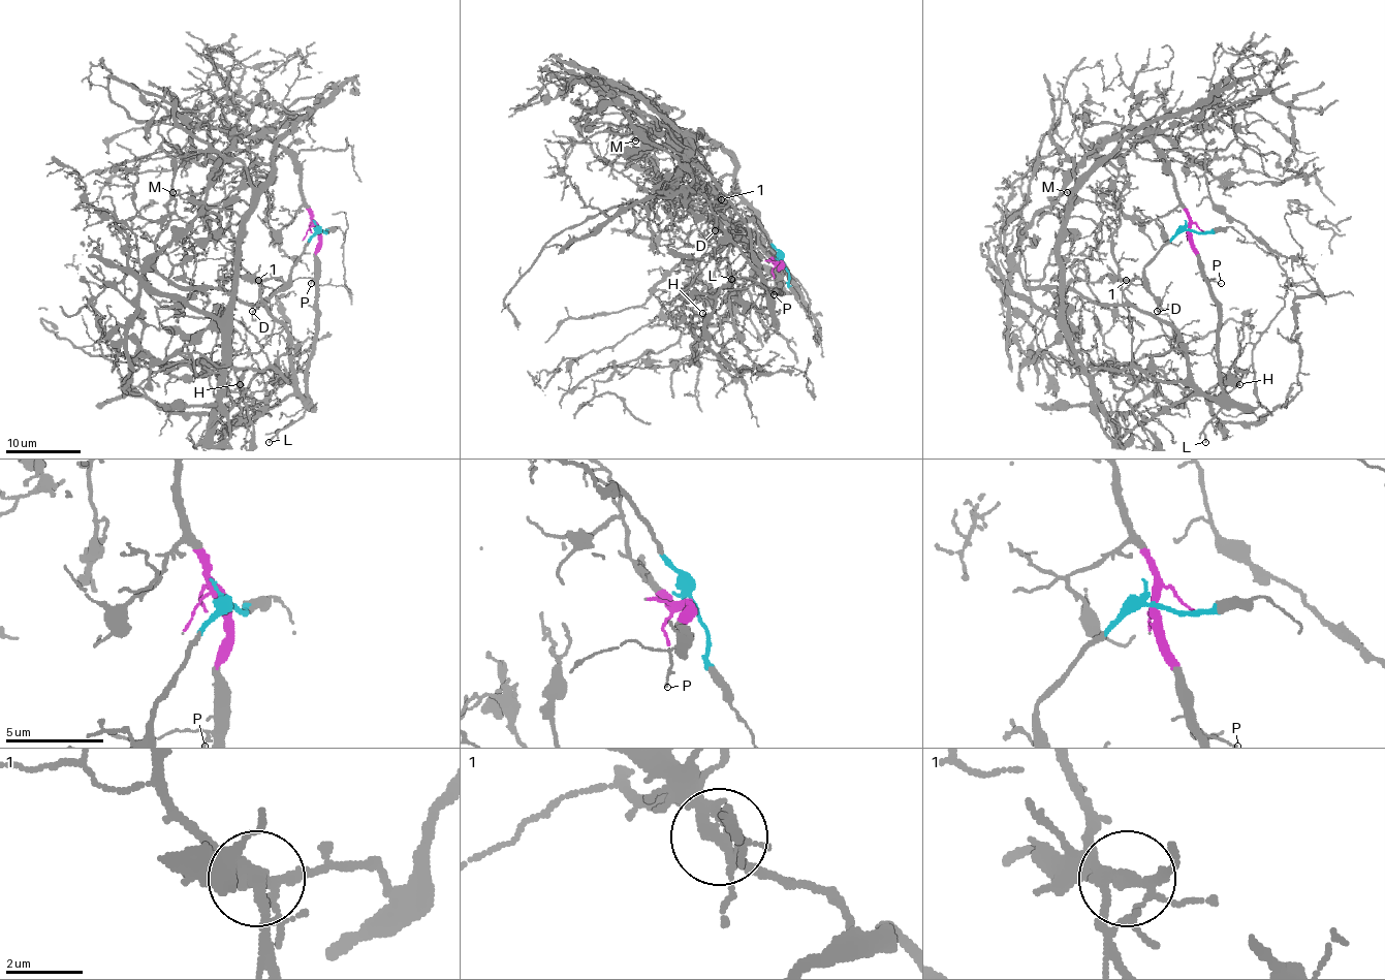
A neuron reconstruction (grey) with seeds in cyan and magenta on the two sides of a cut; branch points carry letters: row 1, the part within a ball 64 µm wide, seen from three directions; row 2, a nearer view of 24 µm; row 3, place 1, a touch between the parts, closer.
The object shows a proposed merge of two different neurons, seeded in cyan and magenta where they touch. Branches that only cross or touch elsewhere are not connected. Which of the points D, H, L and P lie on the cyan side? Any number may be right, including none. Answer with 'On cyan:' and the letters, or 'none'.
On cyan: D, H

